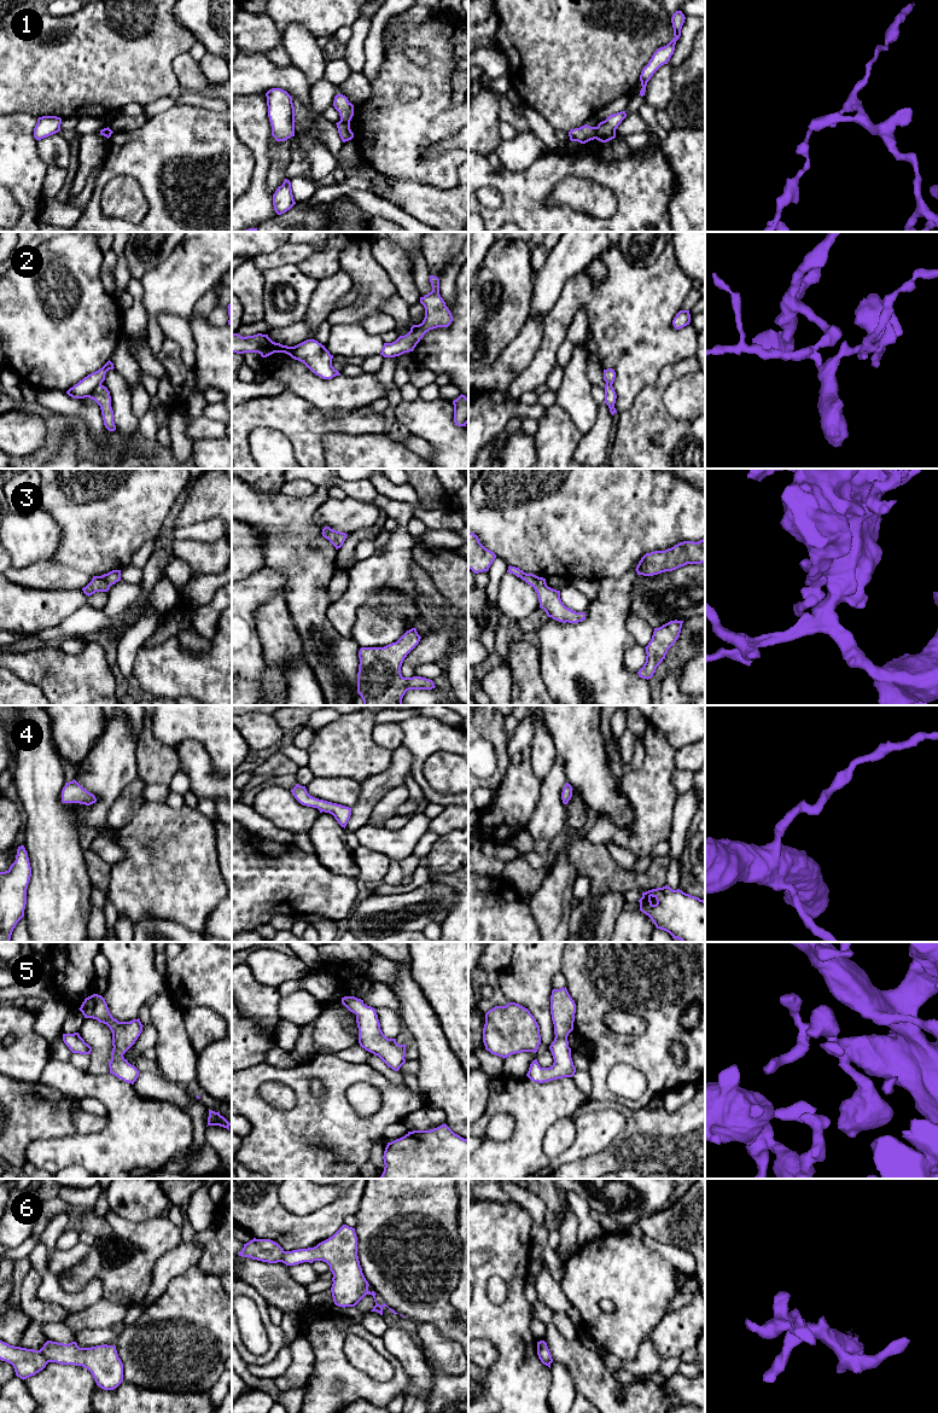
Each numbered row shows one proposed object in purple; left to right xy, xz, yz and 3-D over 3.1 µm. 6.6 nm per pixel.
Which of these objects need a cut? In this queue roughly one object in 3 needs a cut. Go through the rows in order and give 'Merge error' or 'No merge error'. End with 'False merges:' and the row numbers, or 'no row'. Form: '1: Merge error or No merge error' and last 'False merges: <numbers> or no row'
1: Merge error
2: Merge error
3: No merge error
4: No merge error
5: No merge error
6: Merge error
False merges: 1, 2, 6

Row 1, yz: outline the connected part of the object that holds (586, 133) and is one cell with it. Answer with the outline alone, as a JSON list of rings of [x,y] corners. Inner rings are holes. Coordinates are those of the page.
[[[584,124],[579,128],[575,128],[569,132],[569,136],[571,141],[578,141],[581,144],[585,144],[595,138],[595,127],[590,127]]]

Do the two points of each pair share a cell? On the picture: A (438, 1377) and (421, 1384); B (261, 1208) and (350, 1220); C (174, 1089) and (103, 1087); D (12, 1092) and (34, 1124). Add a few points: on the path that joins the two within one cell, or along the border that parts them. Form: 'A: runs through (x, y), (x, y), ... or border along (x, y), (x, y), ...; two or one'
A: border along (426, 1362), (431, 1372), (431, 1390), (427, 1400); two
B: border along (354, 1214), (349, 1214), (343, 1223); two
C: border along (132, 1085), (141, 1097), (159, 1102); two
D: runs through (12, 1100), (25, 1116); one

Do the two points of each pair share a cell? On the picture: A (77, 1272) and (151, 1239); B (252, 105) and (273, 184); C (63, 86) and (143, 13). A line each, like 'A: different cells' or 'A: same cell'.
A: same cell
B: different cells
C: same cell

